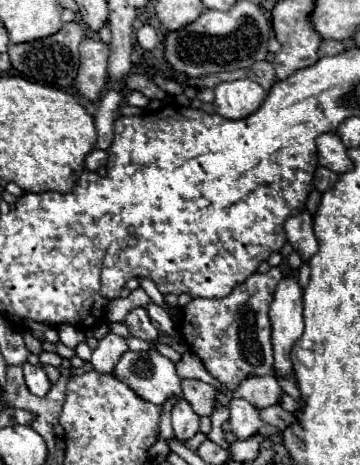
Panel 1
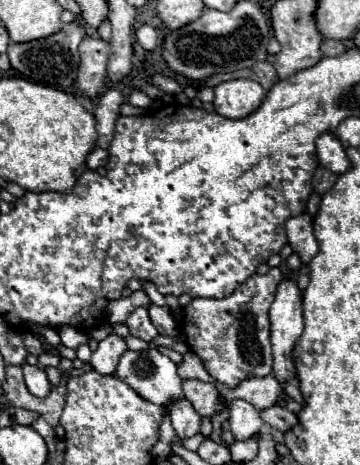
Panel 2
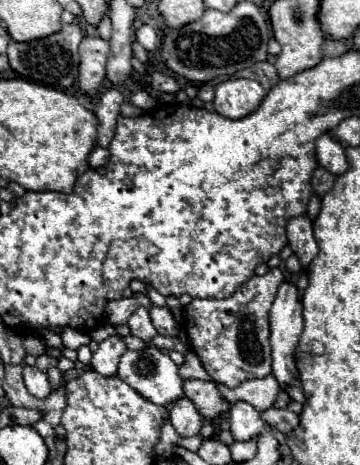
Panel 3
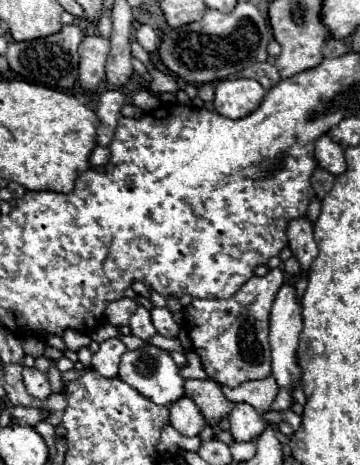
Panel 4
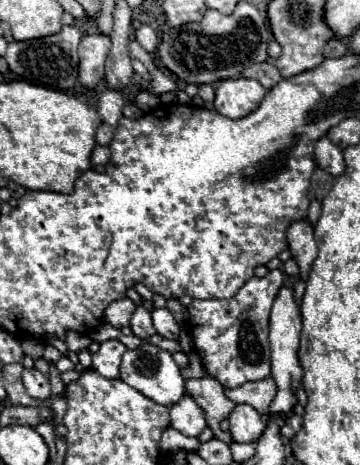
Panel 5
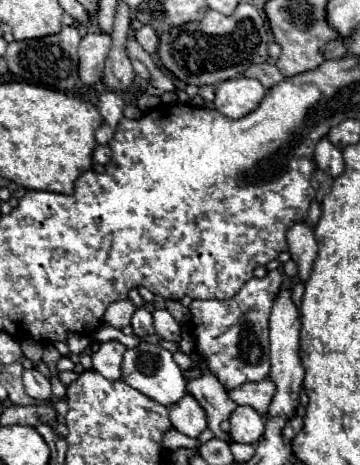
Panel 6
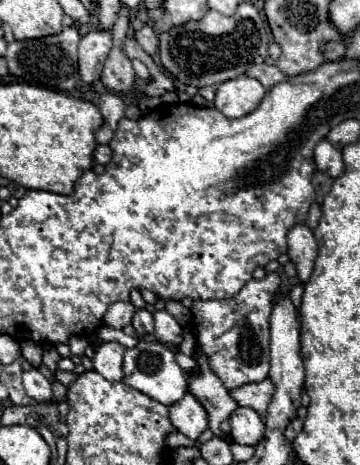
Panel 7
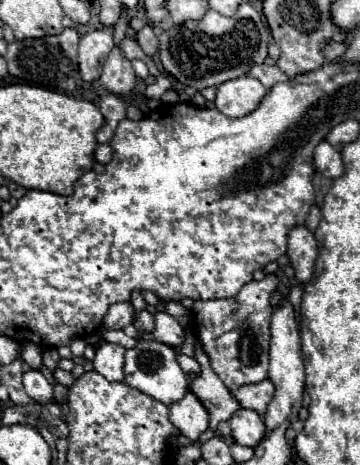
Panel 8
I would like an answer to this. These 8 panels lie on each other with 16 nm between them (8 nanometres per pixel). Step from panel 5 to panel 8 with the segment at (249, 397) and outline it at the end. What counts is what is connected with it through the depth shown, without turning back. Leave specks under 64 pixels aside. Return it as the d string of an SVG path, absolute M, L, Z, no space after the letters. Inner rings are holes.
M262 380L258 384L246 384L234 392L234 398L240 402L242 408L250 408L260 416L264 416L272 396L274 396L274 384L270 380Z

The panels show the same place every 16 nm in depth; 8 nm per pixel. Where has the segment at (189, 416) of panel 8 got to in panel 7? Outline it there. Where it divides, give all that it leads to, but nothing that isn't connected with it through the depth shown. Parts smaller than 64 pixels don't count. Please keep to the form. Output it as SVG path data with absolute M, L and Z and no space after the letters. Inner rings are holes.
M188 392L182 400L178 400L170 406L170 422L184 436L198 440L198 436L208 428L208 414L206 414L204 406Z

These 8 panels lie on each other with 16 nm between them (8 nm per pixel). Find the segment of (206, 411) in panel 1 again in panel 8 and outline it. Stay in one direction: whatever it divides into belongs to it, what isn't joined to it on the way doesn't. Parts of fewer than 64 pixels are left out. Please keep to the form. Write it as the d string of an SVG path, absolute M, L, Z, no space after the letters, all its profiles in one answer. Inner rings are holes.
M198 338L195 339L194 348L194 358L201 366L201 372L198 378L192 380L190 390L202 400L202 404L210 412L210 430L216 432L218 424L230 420L232 414L240 408L240 404L224 386L224 382L212 372L209 358L201 349L202 344Z

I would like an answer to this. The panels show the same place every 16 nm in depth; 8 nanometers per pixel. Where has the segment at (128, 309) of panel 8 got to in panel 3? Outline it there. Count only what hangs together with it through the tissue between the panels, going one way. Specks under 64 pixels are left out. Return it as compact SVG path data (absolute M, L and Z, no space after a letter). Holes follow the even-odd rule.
M136 294L136 296L132 296L132 298L112 300L112 304L108 304L108 308L106 308L106 320L108 320L112 326L122 326L122 324L128 322L130 314L132 314L138 306L152 308L152 302L150 302L150 298L146 298L144 294Z

